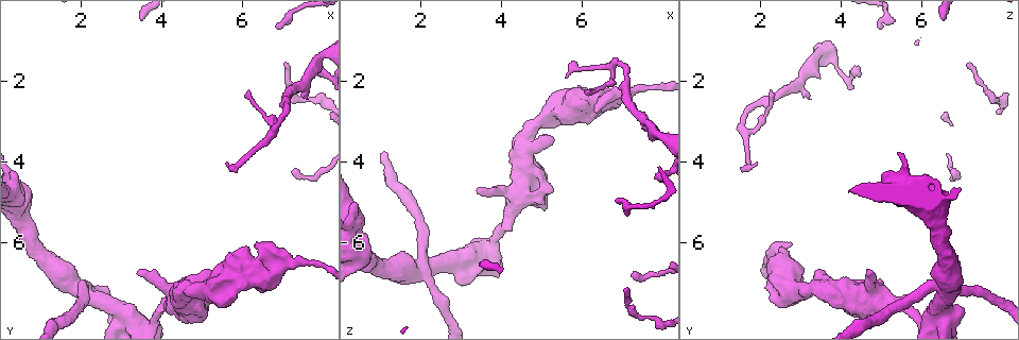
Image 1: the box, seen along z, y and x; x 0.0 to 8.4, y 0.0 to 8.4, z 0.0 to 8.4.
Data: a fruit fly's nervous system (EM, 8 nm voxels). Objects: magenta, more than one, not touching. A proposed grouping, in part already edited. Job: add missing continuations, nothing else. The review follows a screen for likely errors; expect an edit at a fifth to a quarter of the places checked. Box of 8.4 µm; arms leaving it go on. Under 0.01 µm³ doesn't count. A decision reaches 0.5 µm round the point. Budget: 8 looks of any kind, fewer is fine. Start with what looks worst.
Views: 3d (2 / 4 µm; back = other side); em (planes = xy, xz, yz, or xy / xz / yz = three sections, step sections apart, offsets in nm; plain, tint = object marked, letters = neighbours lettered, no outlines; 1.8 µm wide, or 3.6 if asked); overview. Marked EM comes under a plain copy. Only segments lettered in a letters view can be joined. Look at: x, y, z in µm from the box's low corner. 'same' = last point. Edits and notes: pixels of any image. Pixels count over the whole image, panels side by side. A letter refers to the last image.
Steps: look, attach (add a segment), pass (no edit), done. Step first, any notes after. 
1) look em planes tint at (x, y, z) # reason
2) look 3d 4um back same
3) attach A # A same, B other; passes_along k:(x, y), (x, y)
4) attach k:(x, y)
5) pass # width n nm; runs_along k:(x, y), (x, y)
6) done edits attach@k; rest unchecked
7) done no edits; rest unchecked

look em 3.6um planes letters at (1.95, 7.15, 6.70) # four-way junction

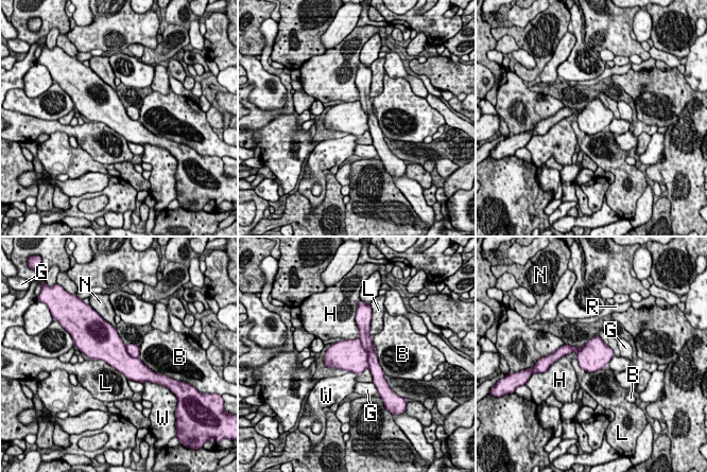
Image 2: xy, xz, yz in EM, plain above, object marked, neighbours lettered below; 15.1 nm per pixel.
pass # width 420 nm; B other, G other, H other, L other, N other, R other, W other; border 2:(90, 359), (105, 361), (127, 379); no lettered segment goes on from it

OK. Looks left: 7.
look em planes tint at (6.25, 6.55, 2.70) # stops while still wide

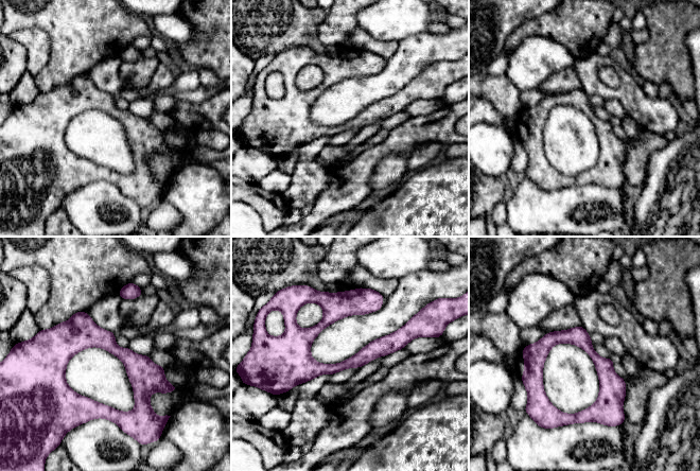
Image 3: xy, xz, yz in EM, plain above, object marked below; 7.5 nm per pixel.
look em planes letters same # see the neighbours

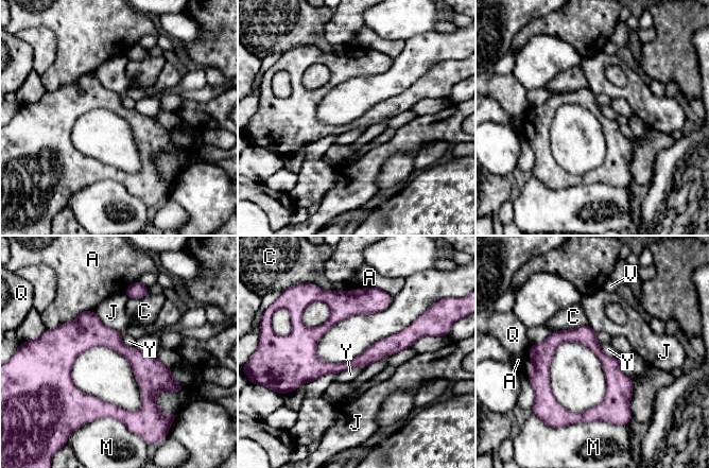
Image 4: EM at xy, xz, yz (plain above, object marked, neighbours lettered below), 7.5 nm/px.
pass # A other, C other, J other, M other, Q other, V other, Y other; no lettered segment goes on from it

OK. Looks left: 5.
look 3d 4um at (4.30, 7.25, 4.80) # looks like a crossing

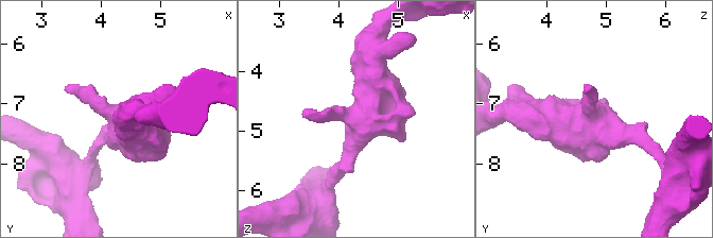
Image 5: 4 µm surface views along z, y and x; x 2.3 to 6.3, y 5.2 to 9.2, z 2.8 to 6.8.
look em 3.6um planes tint at (4.30, 7.20, 4.80) # now the EM

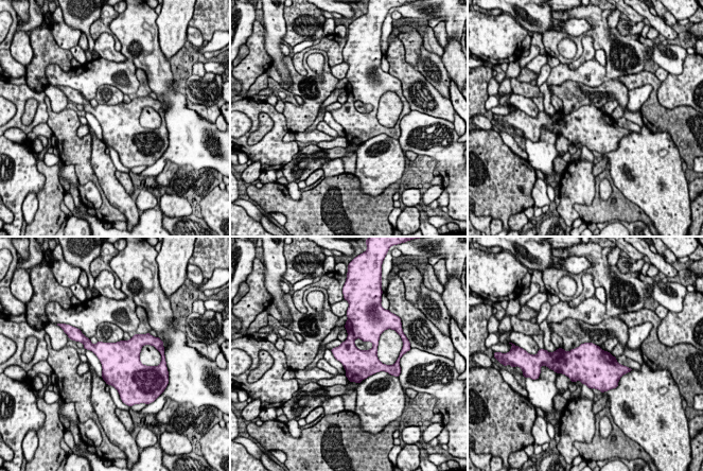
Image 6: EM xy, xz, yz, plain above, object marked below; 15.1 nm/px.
look em 3.6um planes letters same

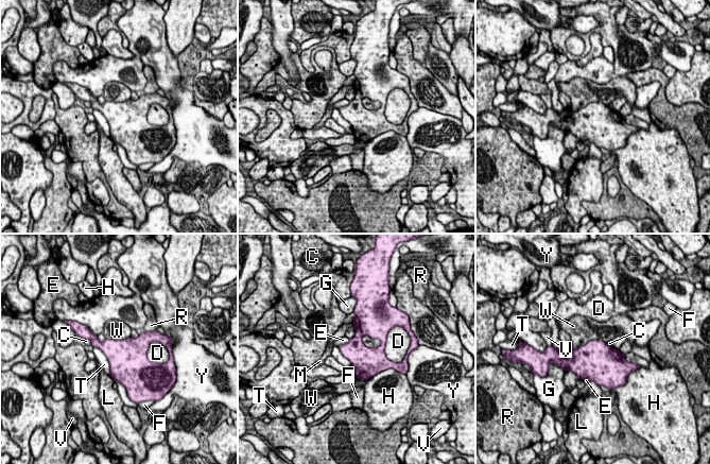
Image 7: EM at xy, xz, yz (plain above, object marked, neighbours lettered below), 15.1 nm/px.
pass # longest_contact W 550 nm; C other, D other, E other, F other, G other, H other, L other, M other, R other, T other, V other, W other, Y other; border 7:(94, 345), (106, 357), (110, 375); none of them fits

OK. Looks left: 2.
done no edits; rest unchecked

